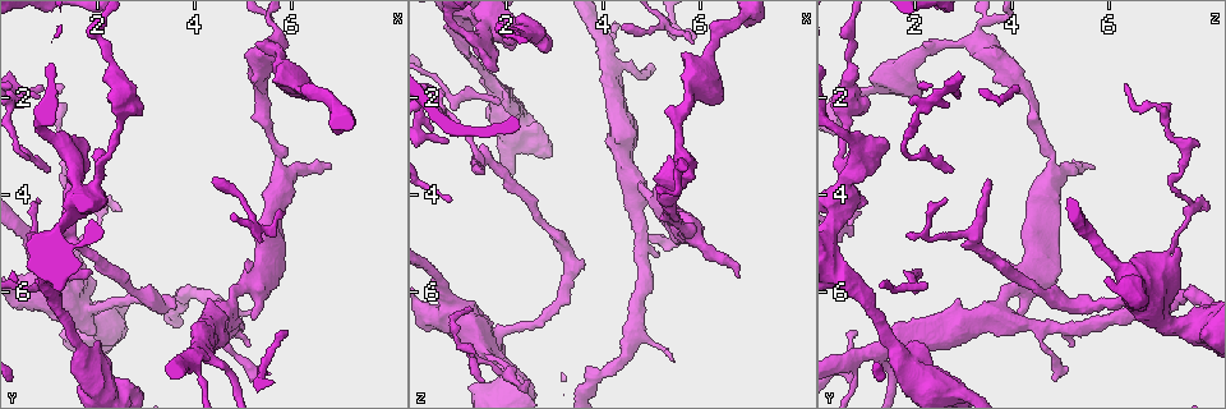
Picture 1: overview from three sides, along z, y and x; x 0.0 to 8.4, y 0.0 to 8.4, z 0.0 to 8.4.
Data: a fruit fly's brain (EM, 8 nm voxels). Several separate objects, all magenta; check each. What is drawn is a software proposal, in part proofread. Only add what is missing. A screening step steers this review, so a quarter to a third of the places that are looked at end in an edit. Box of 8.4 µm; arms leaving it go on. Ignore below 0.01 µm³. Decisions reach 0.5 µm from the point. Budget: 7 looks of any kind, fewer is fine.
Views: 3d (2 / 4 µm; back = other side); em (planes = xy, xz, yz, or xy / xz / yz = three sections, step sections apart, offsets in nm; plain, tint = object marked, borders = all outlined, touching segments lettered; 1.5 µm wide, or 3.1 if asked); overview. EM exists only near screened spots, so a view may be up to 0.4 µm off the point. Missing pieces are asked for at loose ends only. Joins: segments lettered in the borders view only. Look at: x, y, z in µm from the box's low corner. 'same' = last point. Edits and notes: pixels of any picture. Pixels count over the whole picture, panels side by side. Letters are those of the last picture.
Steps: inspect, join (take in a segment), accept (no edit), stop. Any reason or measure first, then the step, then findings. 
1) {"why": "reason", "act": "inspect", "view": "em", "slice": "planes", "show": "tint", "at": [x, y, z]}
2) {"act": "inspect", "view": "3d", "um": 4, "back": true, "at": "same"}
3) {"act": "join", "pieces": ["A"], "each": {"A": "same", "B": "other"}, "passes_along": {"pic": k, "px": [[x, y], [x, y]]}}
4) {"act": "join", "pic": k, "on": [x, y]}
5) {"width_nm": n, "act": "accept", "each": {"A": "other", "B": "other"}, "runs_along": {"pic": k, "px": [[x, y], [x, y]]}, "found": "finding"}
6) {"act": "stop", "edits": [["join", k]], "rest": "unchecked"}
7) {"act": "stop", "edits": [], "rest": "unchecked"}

{"why": "thin end", "act": "inspect", "view": "3d", "um": 2, "at": [5.90, 4.35, 0.85]}

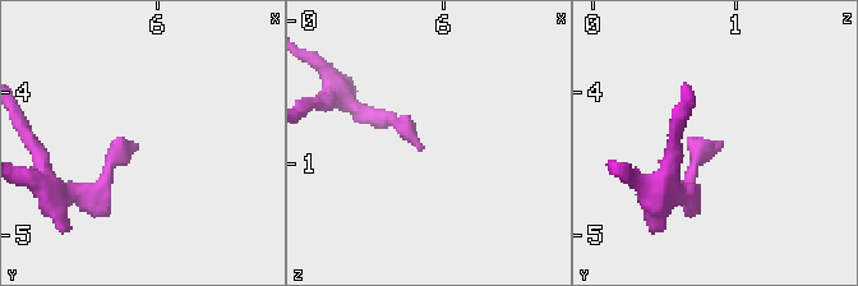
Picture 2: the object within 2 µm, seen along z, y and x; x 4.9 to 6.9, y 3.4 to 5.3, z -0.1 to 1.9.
{"why": "now the EM", "act": "inspect", "view": "em", "slice": "yz", "step": 8, "show": "tint", "at": [5.84, 4.34, 0.90]}

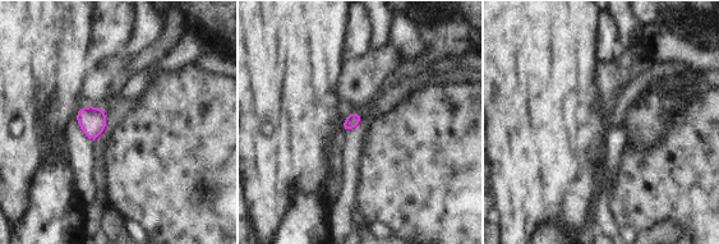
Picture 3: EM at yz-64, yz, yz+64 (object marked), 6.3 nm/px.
{"act": "inspect", "view": "em", "slice": "yz", "step": 8, "show": "borders", "at": "same"}

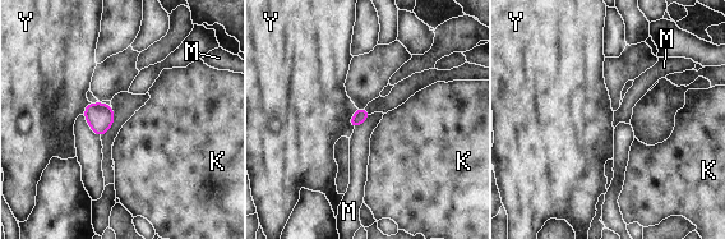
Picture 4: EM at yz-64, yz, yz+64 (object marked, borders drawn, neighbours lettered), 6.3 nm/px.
{"act": "accept", "each": {"K": "other", "M": "other", "Y": "other"}, "border": {"pic": 4, "px": [[369, 115], [355, 128]]}, "found": "none of them fits"}

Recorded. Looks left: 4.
{"why": "branch stops here", "act": "inspect", "view": "3d", "um": 4, "at": [2.85, 2.10, 1.10]}

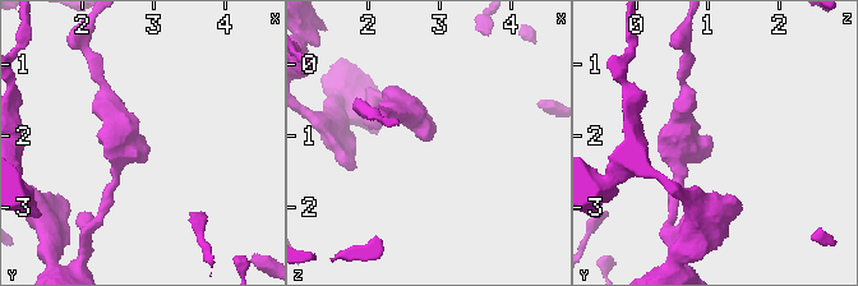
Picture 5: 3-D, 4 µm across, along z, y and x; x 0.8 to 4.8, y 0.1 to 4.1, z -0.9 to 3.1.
{"act": "inspect", "view": "em", "slice": "planes", "show": "borders", "at": [2.85, 2.10, 1.10]}

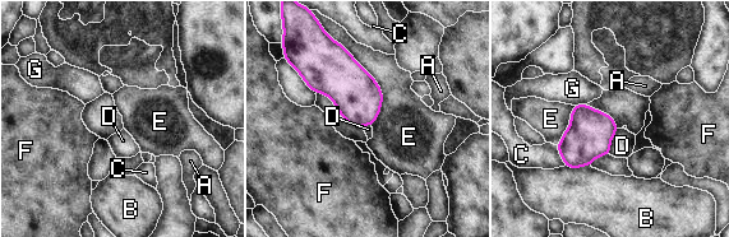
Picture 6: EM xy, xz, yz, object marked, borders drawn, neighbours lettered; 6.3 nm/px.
{"act": "accept", "each": {"A": "other", "B": "other", "C": "other", "D": "other", "E": "other", "F": "other", "G": "other"}, "border": {"pic": 6, "px": [[341, 45], [381, 91], [372, 125]]}, "found": "no lettered segment goes on from it"}

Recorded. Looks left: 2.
{"why": "an open end", "act": "inspect", "view": "em", "um": 3.1, "slice": "planes", "show": "borders", "at": [5.20, 6.45, 4.05]}

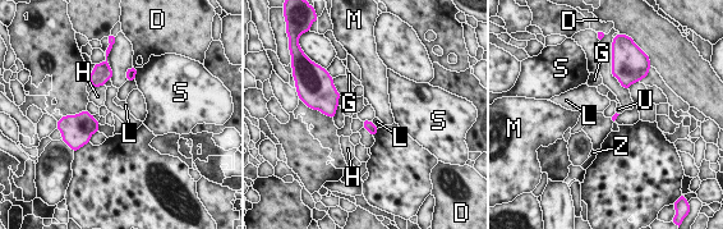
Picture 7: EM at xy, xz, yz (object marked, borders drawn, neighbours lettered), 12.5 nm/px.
{"longest_contact_nm": ["H", 160], "act": "accept", "each": {"D": "other", "G": "other", "H": "other", "L": "other", "M": "other", "S": "other", "U": "other", "Z": "other"}, "border": {"pic": 7, "px": [[362, 122], [364, 127]]}, "found": "no lettered segment goes on from it"}

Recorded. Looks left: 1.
{"act": "stop", "edits": [], "rest": "unchecked"}

